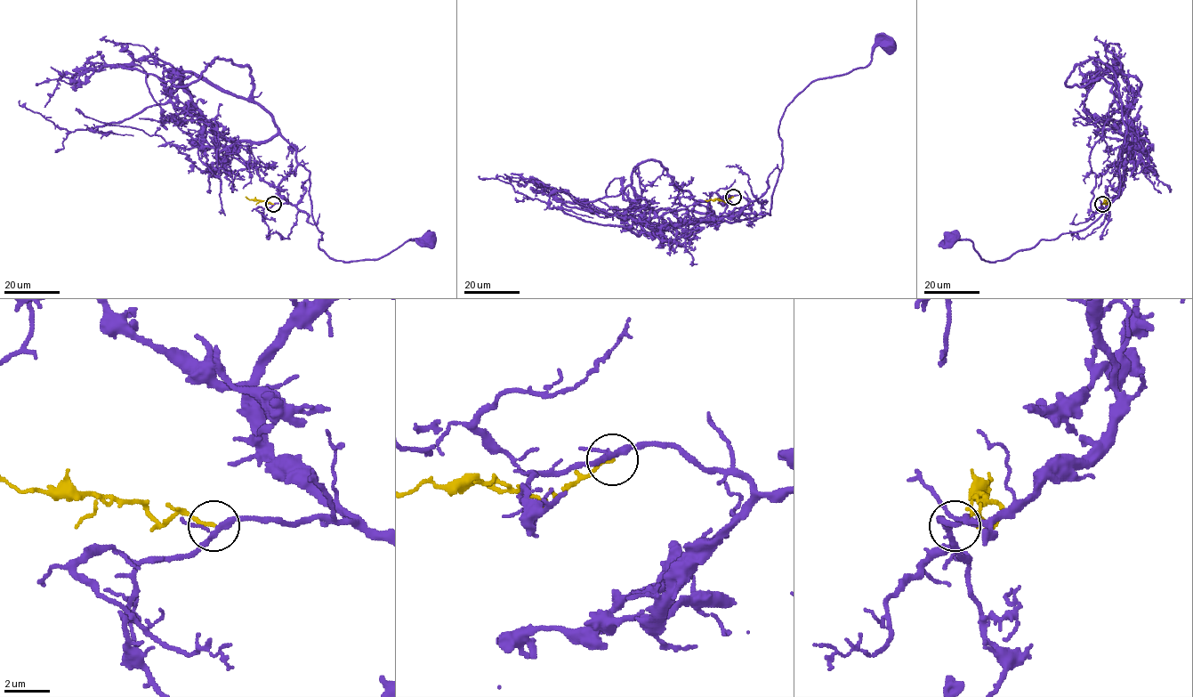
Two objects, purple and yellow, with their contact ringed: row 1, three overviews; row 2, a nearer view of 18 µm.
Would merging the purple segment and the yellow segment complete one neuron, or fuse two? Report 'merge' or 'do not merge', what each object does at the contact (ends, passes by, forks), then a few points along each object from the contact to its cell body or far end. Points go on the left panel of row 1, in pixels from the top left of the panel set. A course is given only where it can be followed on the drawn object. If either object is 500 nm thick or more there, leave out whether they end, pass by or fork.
merge; purple forks; yellow ends; course purple (273, 204), (290, 203), (278, 184), (302, 165), (330, 257), (379, 259), (430, 239); course yellow (273, 204), (245, 197)

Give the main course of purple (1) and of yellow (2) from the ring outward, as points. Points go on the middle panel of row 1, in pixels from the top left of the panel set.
1: (733, 196), (750, 200), (738, 216), (769, 214), (785, 107), (816, 80), (864, 68), (876, 46), (890, 44)
2: (733, 197), (725, 202), (705, 200)

